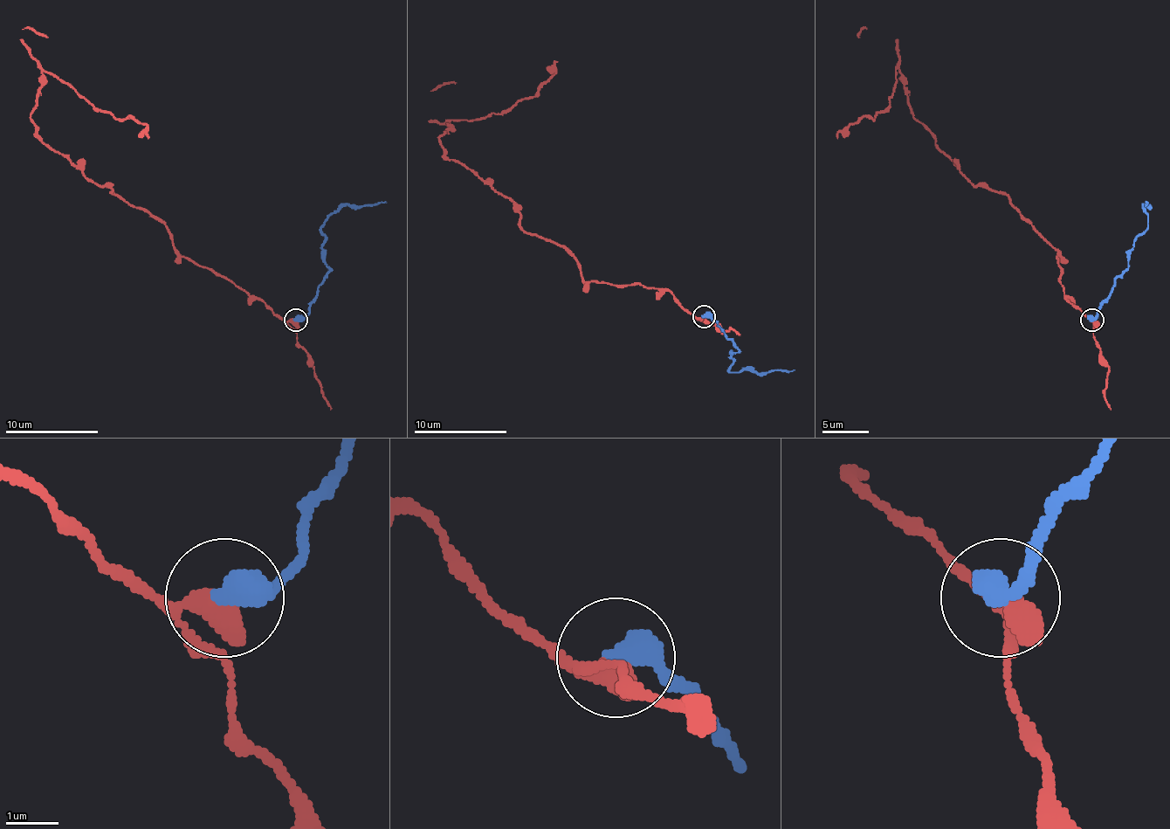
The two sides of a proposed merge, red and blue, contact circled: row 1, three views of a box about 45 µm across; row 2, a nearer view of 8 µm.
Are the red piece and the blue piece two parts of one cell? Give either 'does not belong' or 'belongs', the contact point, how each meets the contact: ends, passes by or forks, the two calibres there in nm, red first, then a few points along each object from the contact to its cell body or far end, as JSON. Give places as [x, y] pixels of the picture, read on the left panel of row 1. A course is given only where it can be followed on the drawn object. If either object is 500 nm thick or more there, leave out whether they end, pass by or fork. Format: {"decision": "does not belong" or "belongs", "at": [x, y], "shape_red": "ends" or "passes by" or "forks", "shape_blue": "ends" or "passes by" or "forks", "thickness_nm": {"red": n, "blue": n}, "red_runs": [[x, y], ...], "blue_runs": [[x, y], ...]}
{"decision": "does not belong", "at": [295, 320], "thickness_nm": {"red": 400, "blue": 500}, "red_runs": [[296, 321], [194, 265], [154, 216], [47, 146], [30, 115], [40, 79], [131, 115], [147, 139]], "blue_runs": [[296, 321], [307, 314], [310, 301], [328, 269], [324, 223], [342, 206], [387, 202]]}

